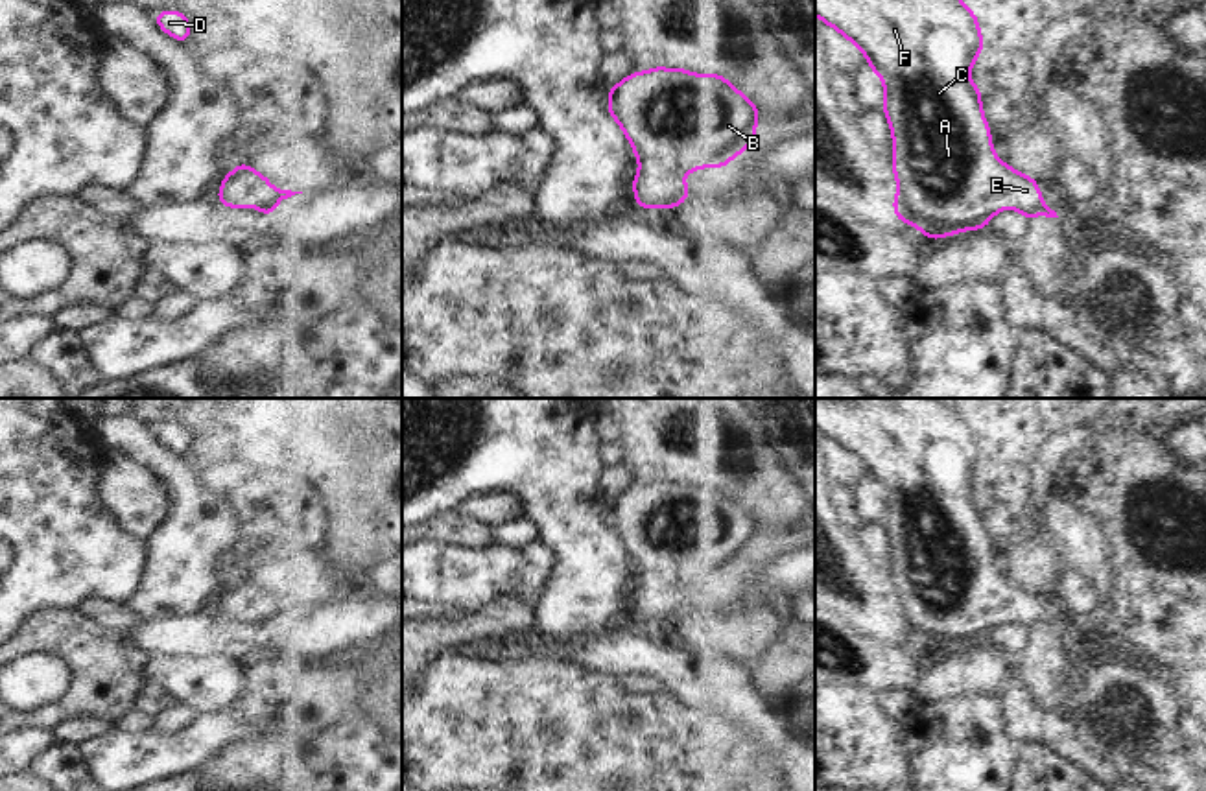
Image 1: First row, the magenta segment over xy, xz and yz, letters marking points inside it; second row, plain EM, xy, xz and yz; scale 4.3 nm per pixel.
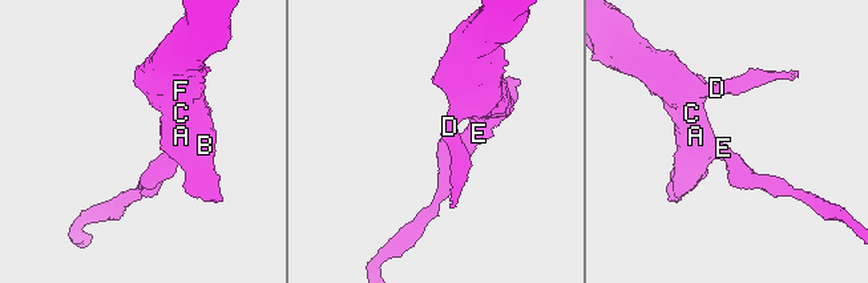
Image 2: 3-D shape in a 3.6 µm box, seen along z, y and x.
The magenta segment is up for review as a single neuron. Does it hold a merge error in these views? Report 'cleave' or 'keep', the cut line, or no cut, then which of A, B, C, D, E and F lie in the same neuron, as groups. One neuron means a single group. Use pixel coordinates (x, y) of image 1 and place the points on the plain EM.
keep; no cut; A B C D E F

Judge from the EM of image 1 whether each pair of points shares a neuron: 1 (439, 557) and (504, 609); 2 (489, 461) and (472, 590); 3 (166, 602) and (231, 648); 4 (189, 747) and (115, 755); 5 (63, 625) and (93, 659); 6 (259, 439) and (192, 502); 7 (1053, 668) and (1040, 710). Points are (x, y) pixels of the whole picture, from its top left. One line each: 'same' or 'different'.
1: different
2: different
3: different
4: same
5: same
6: different
7: same

